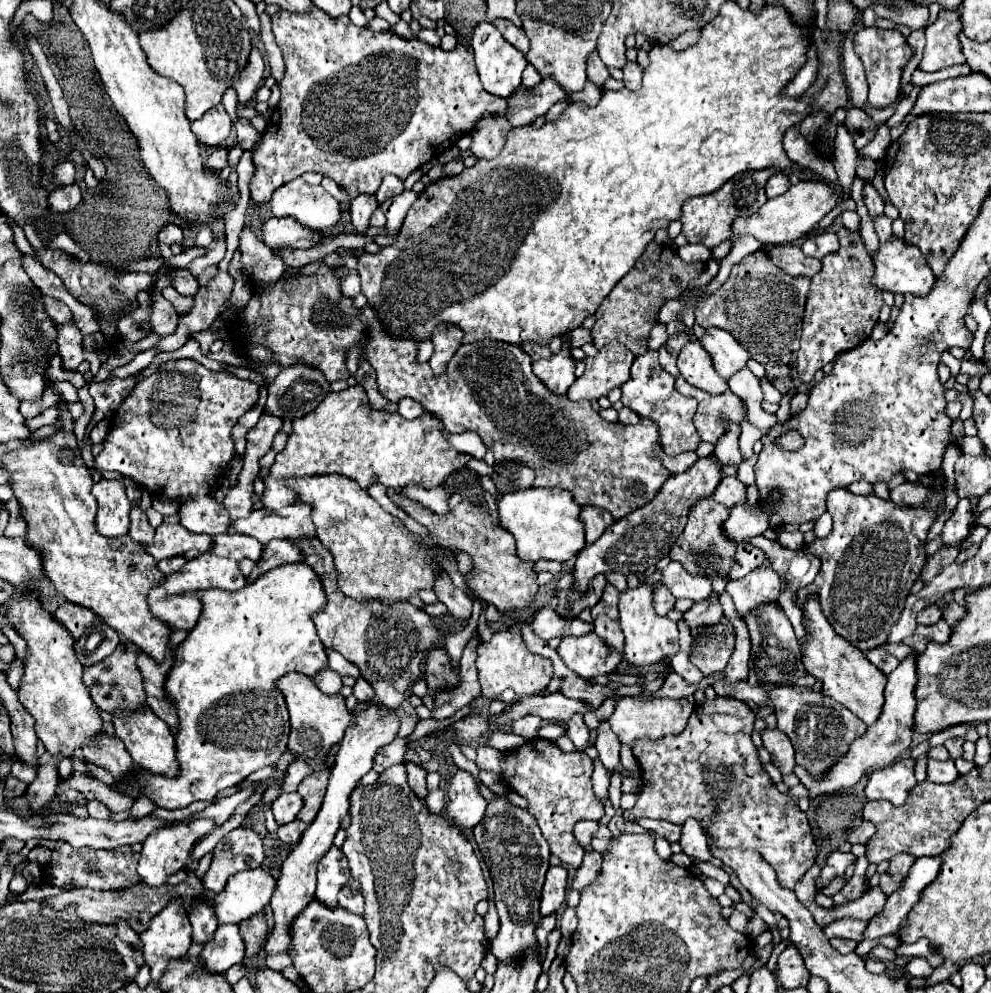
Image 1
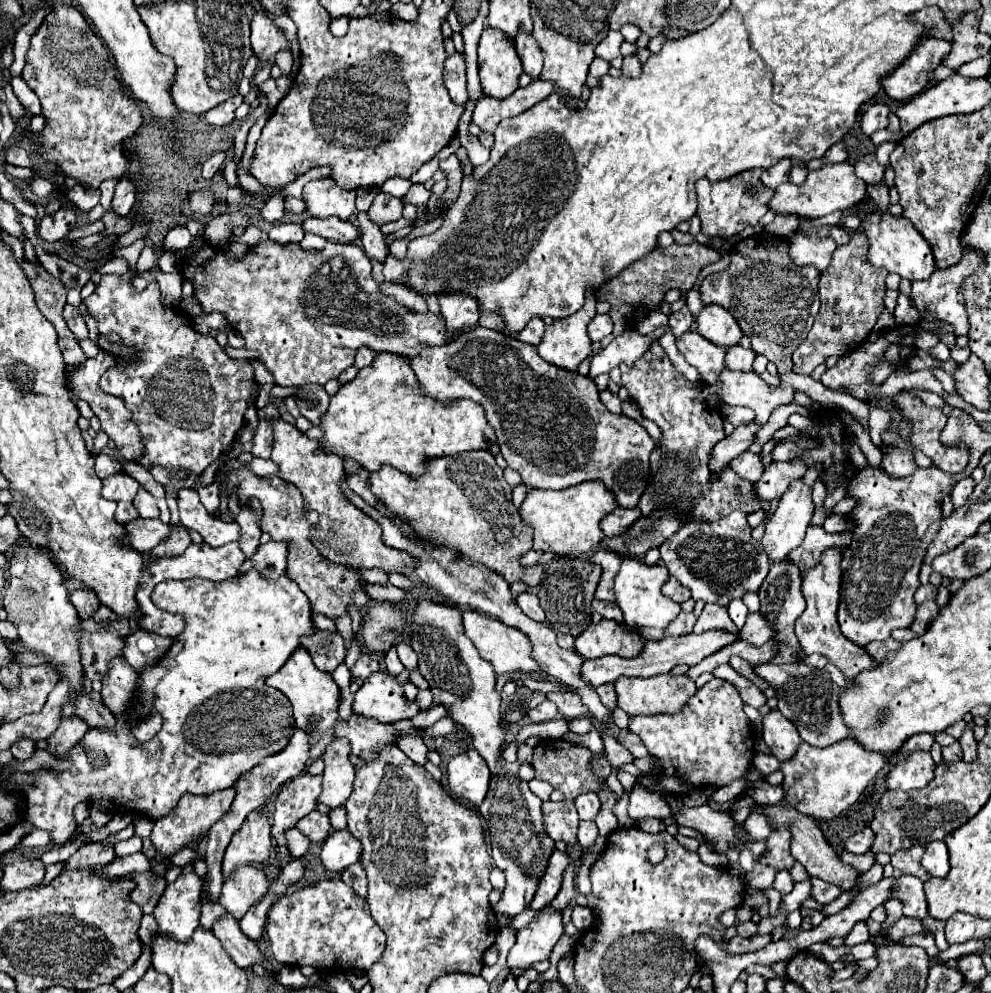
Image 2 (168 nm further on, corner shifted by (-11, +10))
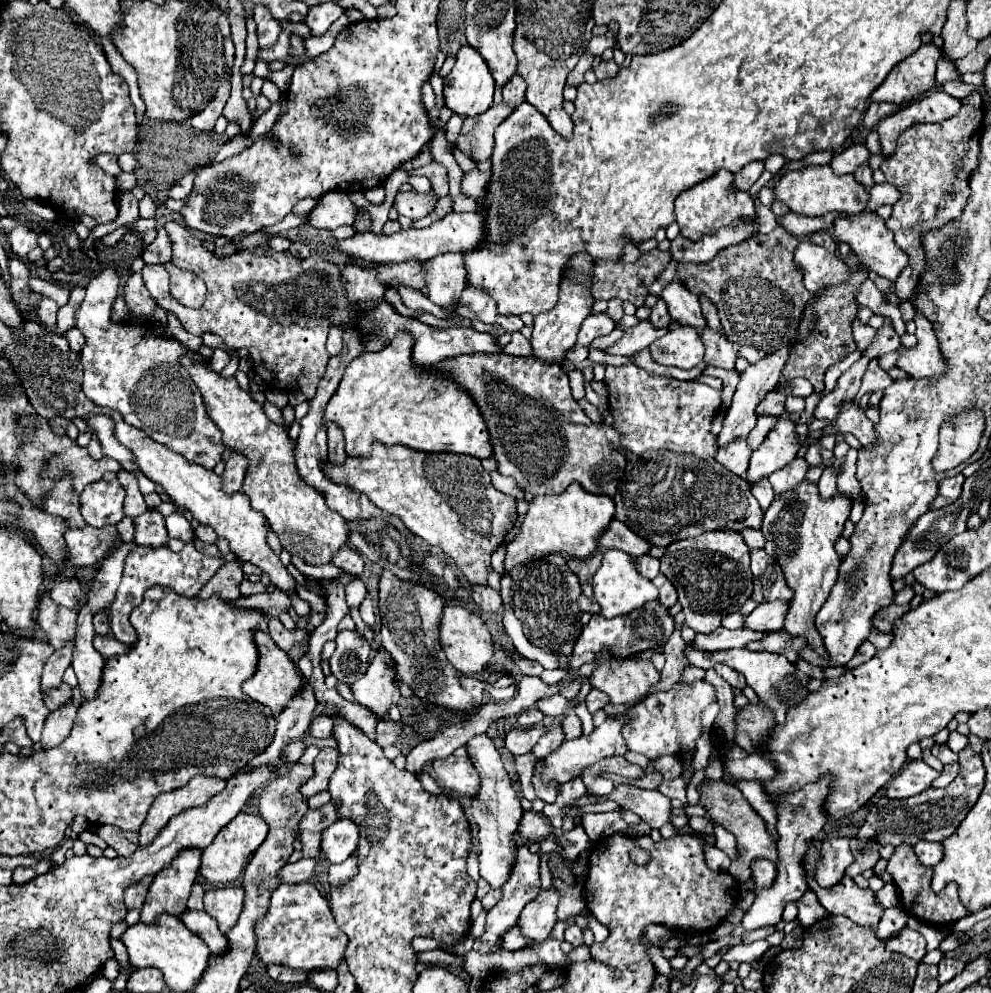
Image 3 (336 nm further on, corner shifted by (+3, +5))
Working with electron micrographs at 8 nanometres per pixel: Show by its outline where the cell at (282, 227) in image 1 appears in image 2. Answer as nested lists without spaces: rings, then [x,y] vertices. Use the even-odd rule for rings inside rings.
[[[308,218],[304,222],[304,230],[318,234],[326,240],[334,240],[334,242],[358,242],[360,238],[360,230],[352,224],[352,222],[342,222],[338,218]]]

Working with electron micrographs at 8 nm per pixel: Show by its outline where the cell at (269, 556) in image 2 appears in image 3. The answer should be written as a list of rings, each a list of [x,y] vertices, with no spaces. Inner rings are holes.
[[[238,559],[234,561],[228,561],[224,563],[216,575],[202,587],[202,591],[198,593],[198,599],[208,599],[212,597],[214,593],[218,593],[222,599],[226,601],[238,601],[242,599],[242,593],[240,593],[240,583],[244,579],[244,571],[242,571],[242,565]]]

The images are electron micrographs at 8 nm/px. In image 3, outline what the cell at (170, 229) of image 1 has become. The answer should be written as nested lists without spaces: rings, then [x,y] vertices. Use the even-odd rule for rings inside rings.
[[[158,229],[156,239],[142,251],[142,259],[146,263],[166,265],[170,261],[170,255],[172,255],[172,243],[170,243],[166,231],[164,229]]]

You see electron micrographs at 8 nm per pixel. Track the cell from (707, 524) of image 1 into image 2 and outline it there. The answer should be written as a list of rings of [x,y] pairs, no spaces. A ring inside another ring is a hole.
[[[732,512],[730,516],[718,520],[718,522],[690,522],[684,524],[668,542],[660,546],[662,560],[676,580],[680,580],[684,586],[690,588],[694,600],[704,600],[718,604],[722,608],[728,608],[728,602],[734,598],[742,598],[746,592],[758,592],[762,580],[768,574],[768,556],[764,554],[764,548],[760,542],[754,542],[750,536],[750,526],[746,522],[746,514]]]

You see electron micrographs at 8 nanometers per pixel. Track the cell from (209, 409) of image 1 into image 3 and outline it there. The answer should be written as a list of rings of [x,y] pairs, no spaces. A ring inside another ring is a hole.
[[[102,265],[102,269],[92,275],[86,287],[86,299],[76,309],[76,329],[80,329],[85,337],[80,351],[84,395],[102,407],[118,411],[128,425],[144,431],[150,439],[180,453],[188,461],[214,469],[224,451],[222,433],[206,415],[206,403],[198,393],[198,387],[194,387],[190,373],[178,363],[178,359],[190,355],[208,367],[210,361],[174,337],[156,335],[152,323],[132,325],[112,321],[112,305],[118,297],[118,287],[118,267]]]

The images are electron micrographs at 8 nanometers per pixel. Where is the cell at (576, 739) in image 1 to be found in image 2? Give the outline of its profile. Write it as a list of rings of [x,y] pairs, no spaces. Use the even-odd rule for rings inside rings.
[[[552,692],[546,698],[558,706],[558,710],[560,710],[560,714],[564,718],[582,718],[582,716],[588,714],[588,710],[584,710],[584,704],[580,702],[578,694],[572,694],[572,692]]]

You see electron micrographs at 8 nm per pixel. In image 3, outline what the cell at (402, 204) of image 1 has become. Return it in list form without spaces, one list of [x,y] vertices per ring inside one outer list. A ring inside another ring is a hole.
[[[416,191],[398,193],[396,195],[396,201],[394,201],[394,207],[398,209],[400,215],[406,215],[410,219],[422,219],[424,215],[428,215],[434,209],[436,199],[438,199],[436,195],[424,197],[420,193],[416,193]]]

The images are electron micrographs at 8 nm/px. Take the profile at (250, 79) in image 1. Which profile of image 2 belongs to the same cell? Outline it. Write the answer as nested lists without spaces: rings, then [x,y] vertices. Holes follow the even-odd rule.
[[[256,12],[252,16],[252,50],[256,52],[256,56],[260,58],[260,62],[266,62],[268,58],[272,58],[274,54],[278,54],[280,50],[290,50],[290,44],[286,40],[286,36],[282,34],[282,30],[272,22],[272,18],[264,12]]]

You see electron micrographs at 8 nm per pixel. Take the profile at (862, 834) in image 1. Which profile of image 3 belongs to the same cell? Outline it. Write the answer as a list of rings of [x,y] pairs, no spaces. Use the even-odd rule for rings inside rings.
[[[848,837],[826,839],[822,841],[820,853],[822,853],[822,863],[818,865],[816,881],[820,887],[832,887],[844,877],[846,867],[854,861],[850,851],[850,839]]]

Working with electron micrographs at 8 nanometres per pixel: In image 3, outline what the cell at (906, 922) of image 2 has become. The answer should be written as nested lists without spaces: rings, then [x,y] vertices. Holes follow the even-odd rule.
[[[908,927],[896,931],[894,935],[886,937],[884,939],[884,945],[890,949],[890,951],[898,951],[914,961],[920,961],[926,953],[926,941],[924,937],[918,933],[918,931],[912,931]]]

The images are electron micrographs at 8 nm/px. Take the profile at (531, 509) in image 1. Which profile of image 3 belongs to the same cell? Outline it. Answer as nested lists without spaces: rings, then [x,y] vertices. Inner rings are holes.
[[[572,483],[560,495],[538,495],[528,505],[520,535],[506,545],[504,569],[510,571],[518,563],[538,559],[542,555],[562,553],[566,557],[586,559],[598,549],[598,535],[614,517],[614,501],[606,495],[588,493],[580,483]]]

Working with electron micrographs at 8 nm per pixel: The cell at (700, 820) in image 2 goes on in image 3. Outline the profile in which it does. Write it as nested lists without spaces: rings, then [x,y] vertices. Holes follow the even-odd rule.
[[[622,785],[614,789],[608,799],[614,799],[620,803],[622,809],[628,809],[636,815],[640,815],[652,829],[660,829],[662,825],[670,823],[672,817],[672,805],[666,795],[662,795],[658,789],[644,791],[632,785]]]

